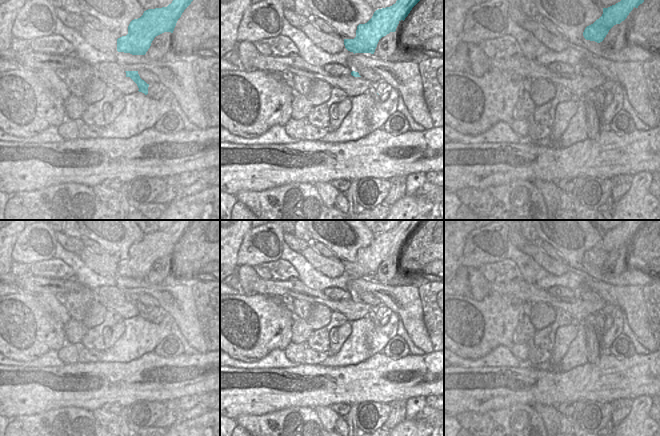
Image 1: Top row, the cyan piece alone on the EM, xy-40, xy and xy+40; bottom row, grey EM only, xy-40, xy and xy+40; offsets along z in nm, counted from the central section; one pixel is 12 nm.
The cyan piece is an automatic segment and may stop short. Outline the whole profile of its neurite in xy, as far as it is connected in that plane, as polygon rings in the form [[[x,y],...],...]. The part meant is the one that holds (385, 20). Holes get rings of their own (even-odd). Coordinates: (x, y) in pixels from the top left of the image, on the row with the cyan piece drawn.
[[[397,0],[390,7],[378,9],[365,24],[359,24],[354,39],[344,39],[345,48],[355,53],[374,54],[379,40],[395,32],[401,20],[405,20],[420,0]]]

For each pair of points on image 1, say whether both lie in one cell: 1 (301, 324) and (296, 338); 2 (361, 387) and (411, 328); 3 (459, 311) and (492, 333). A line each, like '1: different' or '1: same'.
1: same
2: different
3: same

